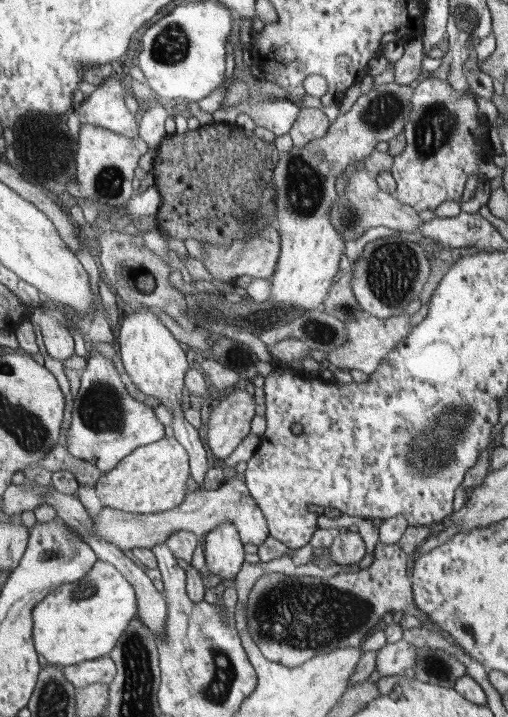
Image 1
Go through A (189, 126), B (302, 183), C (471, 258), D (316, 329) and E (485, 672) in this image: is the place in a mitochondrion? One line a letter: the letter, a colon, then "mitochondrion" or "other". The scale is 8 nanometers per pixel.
A: other
B: mitochondrion
C: other
D: mitochondrion
E: other

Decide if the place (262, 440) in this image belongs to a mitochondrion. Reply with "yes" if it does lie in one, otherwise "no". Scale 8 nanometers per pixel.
no

